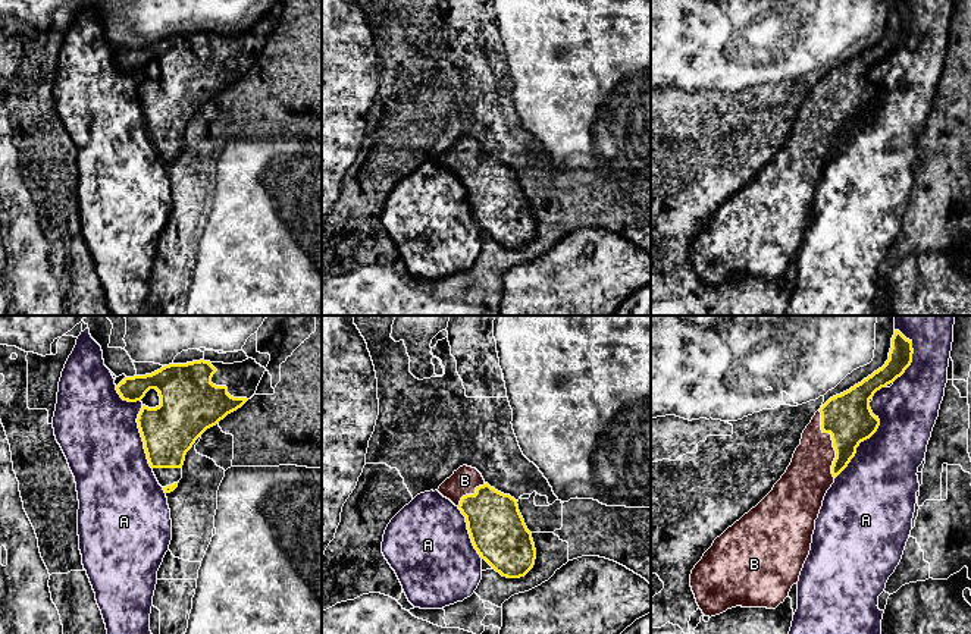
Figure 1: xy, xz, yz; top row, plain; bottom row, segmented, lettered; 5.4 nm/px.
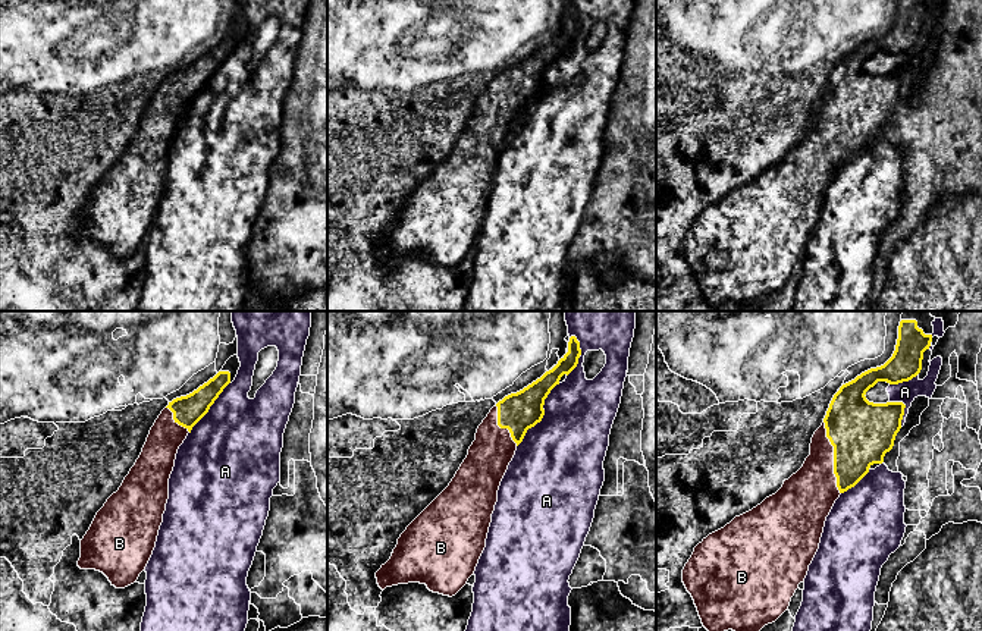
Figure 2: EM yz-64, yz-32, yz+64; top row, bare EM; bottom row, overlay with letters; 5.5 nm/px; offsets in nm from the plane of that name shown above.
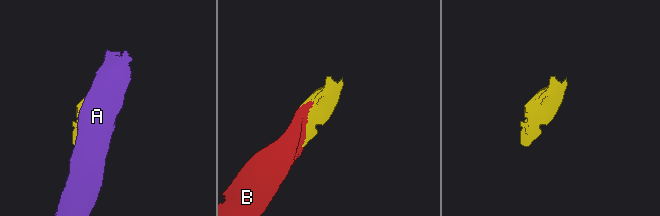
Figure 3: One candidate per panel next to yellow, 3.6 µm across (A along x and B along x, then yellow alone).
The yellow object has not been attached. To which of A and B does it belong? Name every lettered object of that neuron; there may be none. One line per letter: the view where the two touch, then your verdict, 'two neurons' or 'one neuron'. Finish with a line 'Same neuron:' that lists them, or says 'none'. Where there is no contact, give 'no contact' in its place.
A: meets yellow in yz; two neurons
B: meets yellow in yz; one neuron
Same neuron: B

